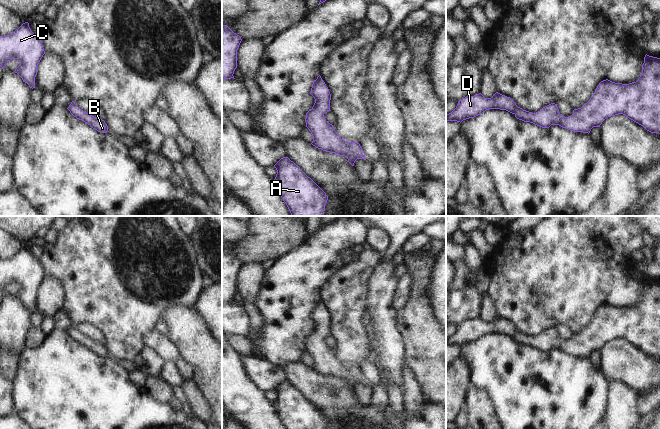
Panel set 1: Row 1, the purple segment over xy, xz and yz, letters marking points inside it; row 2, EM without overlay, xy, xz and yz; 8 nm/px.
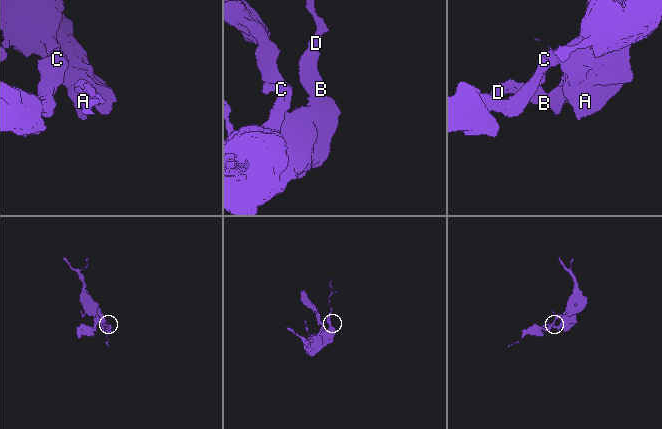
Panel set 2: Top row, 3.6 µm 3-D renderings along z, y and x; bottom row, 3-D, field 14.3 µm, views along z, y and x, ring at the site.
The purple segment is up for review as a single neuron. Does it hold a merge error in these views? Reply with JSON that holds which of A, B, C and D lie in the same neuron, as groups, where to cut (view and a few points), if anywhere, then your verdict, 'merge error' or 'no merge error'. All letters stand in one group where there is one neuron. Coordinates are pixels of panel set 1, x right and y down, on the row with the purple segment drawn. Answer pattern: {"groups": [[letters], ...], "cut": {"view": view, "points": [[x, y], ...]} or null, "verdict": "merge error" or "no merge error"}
{"groups": [["A", "B", "C", "D"]], "cut": null, "verdict": "no merge error"}

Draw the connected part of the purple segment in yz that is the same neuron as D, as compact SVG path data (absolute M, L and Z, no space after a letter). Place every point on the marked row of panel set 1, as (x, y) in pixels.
M646 54L642 65L642 73L636 82L622 84L608 79L601 81L590 100L581 108L574 109L573 114L569 117L560 114L555 103L532 113L518 107L510 97L496 92L491 98L485 98L481 93L463 98L458 101L456 108L446 115L446 121L461 123L463 120L474 118L489 109L506 110L514 114L517 119L533 123L542 128L559 125L573 132L588 134L593 127L600 127L606 118L623 114L643 126L647 131L660 134L660 58Z

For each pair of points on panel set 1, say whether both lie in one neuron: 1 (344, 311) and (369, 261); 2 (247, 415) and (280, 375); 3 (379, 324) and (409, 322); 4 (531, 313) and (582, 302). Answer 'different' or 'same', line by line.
1: same
2: different
3: different
4: same

